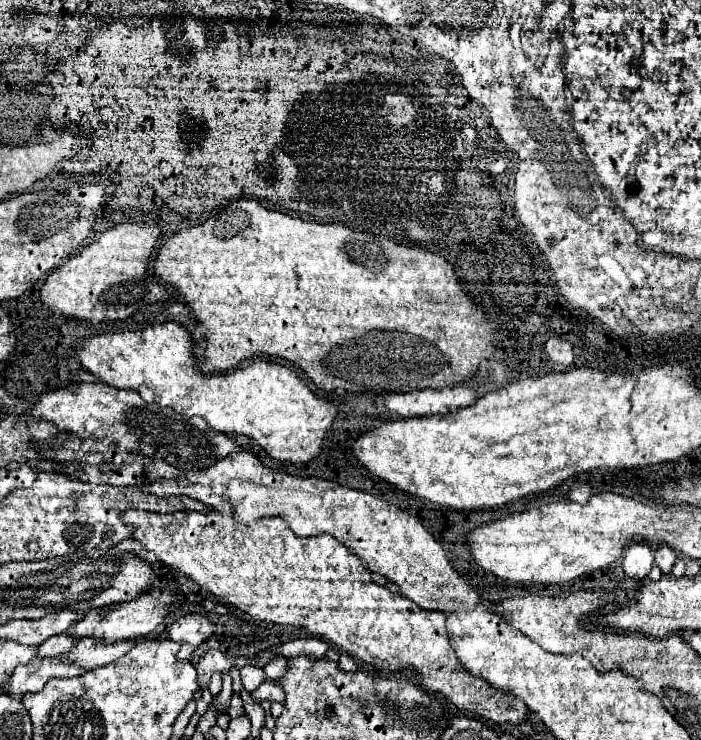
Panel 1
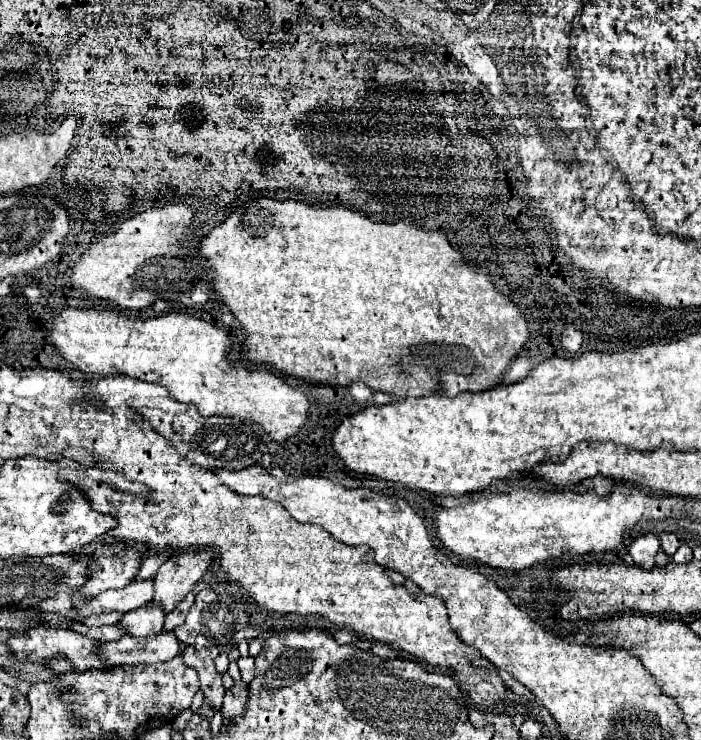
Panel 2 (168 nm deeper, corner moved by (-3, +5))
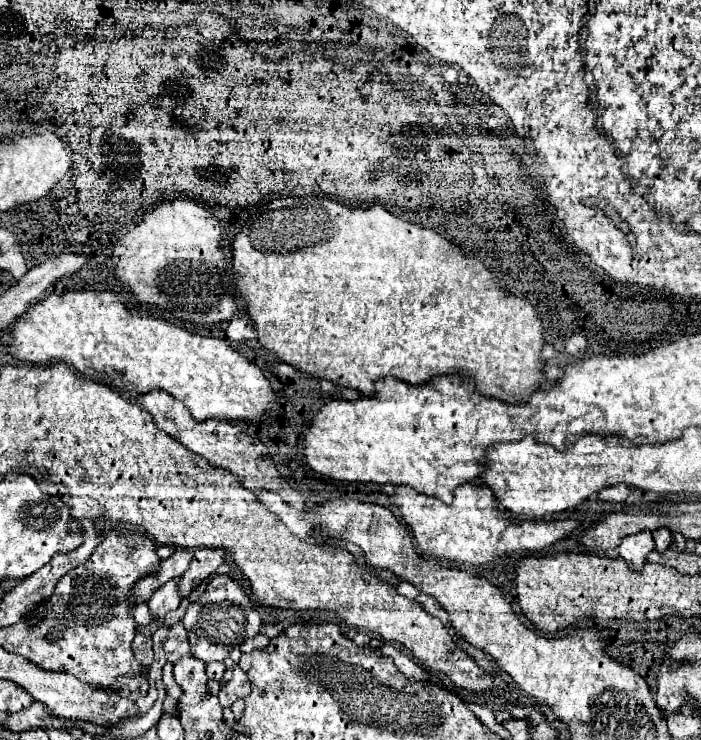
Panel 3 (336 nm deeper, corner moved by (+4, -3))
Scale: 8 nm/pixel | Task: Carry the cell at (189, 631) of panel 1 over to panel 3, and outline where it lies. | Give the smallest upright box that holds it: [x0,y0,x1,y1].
[182,574,262,662]

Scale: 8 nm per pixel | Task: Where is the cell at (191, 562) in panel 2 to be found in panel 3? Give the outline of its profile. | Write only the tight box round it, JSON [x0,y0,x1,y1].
[180,548,228,596]

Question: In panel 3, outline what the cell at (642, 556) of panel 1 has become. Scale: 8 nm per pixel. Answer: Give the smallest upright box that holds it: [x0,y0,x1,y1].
[618,532,654,572]

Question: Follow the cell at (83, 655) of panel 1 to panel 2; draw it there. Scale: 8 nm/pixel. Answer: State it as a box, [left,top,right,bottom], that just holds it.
[117,604,165,638]

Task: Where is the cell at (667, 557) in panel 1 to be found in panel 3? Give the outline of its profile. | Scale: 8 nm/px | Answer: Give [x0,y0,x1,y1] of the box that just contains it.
[652,528,672,552]

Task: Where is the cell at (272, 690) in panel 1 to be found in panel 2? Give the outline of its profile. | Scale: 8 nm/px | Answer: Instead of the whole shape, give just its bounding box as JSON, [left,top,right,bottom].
[219,682,249,722]

